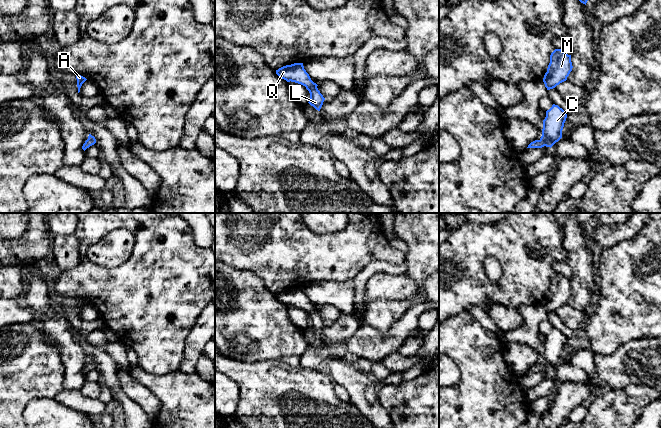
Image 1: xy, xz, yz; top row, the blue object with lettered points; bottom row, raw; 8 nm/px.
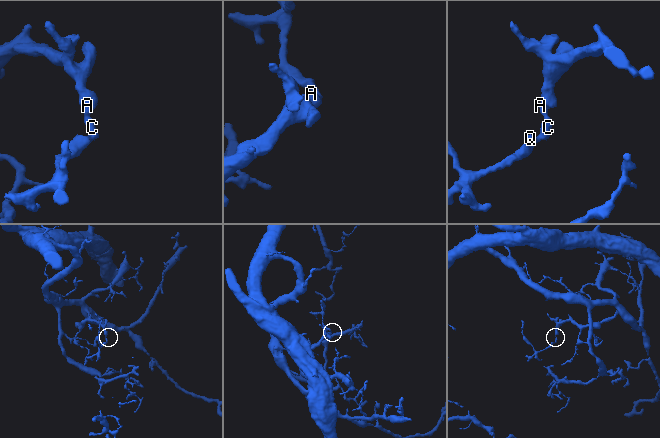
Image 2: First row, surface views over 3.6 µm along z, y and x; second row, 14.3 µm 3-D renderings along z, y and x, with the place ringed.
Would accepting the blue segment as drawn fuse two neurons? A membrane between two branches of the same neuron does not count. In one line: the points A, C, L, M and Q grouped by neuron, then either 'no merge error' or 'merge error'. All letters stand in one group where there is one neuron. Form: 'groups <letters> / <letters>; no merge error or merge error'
groups A C L M Q; no merge error

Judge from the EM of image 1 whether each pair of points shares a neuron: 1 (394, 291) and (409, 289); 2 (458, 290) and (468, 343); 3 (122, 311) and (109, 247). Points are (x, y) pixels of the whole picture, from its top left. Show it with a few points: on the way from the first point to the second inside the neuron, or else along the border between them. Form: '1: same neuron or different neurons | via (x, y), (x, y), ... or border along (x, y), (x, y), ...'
1: same neuron | via (398, 289), (405, 289)
2: different neurons | border along (467, 311), (461, 311), (449, 317)
3: different neurons | border along (131, 252), (114, 267), (90, 261)

